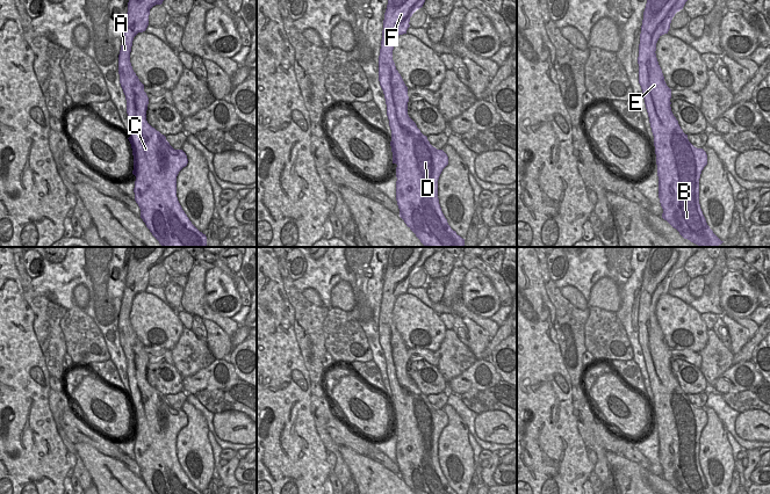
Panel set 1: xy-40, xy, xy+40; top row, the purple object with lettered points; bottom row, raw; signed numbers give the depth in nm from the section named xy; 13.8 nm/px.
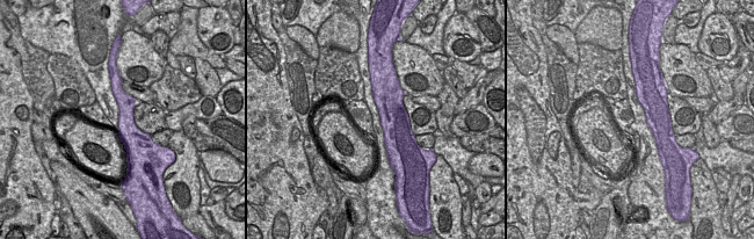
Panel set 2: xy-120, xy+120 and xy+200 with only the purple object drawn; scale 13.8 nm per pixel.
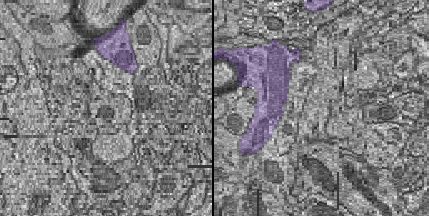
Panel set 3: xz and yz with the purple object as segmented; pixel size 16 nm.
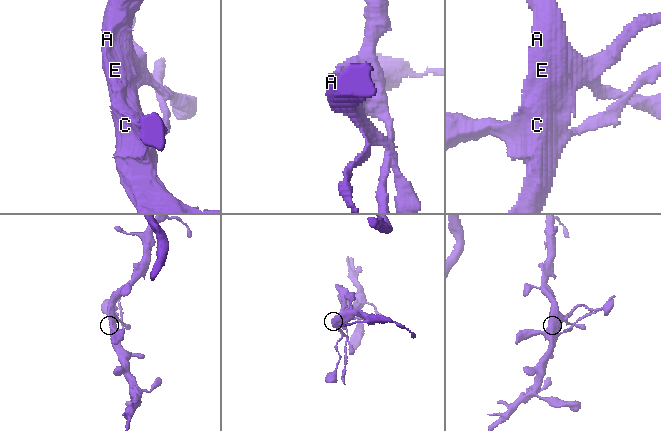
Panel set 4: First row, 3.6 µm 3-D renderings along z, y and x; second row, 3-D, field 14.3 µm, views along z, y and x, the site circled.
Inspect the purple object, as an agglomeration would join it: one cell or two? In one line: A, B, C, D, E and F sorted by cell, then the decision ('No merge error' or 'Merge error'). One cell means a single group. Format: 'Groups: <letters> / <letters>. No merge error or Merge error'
Groups: A B C E F / D. Merge error

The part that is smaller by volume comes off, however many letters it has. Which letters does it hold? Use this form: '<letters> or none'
D

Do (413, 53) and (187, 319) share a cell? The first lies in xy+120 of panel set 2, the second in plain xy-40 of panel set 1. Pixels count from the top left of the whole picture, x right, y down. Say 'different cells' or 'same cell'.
different cells

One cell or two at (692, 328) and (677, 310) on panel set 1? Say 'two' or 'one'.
one

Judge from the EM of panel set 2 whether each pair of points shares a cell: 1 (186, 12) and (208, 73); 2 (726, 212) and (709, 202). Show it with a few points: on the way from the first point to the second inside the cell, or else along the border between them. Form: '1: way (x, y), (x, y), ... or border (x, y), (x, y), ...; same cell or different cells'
1: border (195, 57), (205, 60), (214, 69); different cells
2: border (720, 207), (722, 215); different cells

